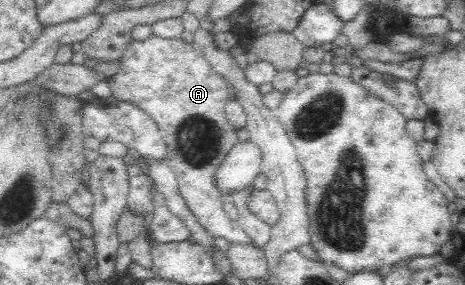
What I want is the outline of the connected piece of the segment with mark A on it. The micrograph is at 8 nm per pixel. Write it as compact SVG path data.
M156 35L138 41L132 39L120 58L120 70L108 78L112 96L117 100L138 106L156 122L166 143L163 161L170 166L178 181L179 198L184 199L188 209L202 228L214 238L222 237L234 244L254 245L238 222L224 211L226 198L217 190L215 176L226 155L239 143L238 129L232 126L225 114L225 104L230 99L229 84L206 60L206 57L181 38L165 39Z

